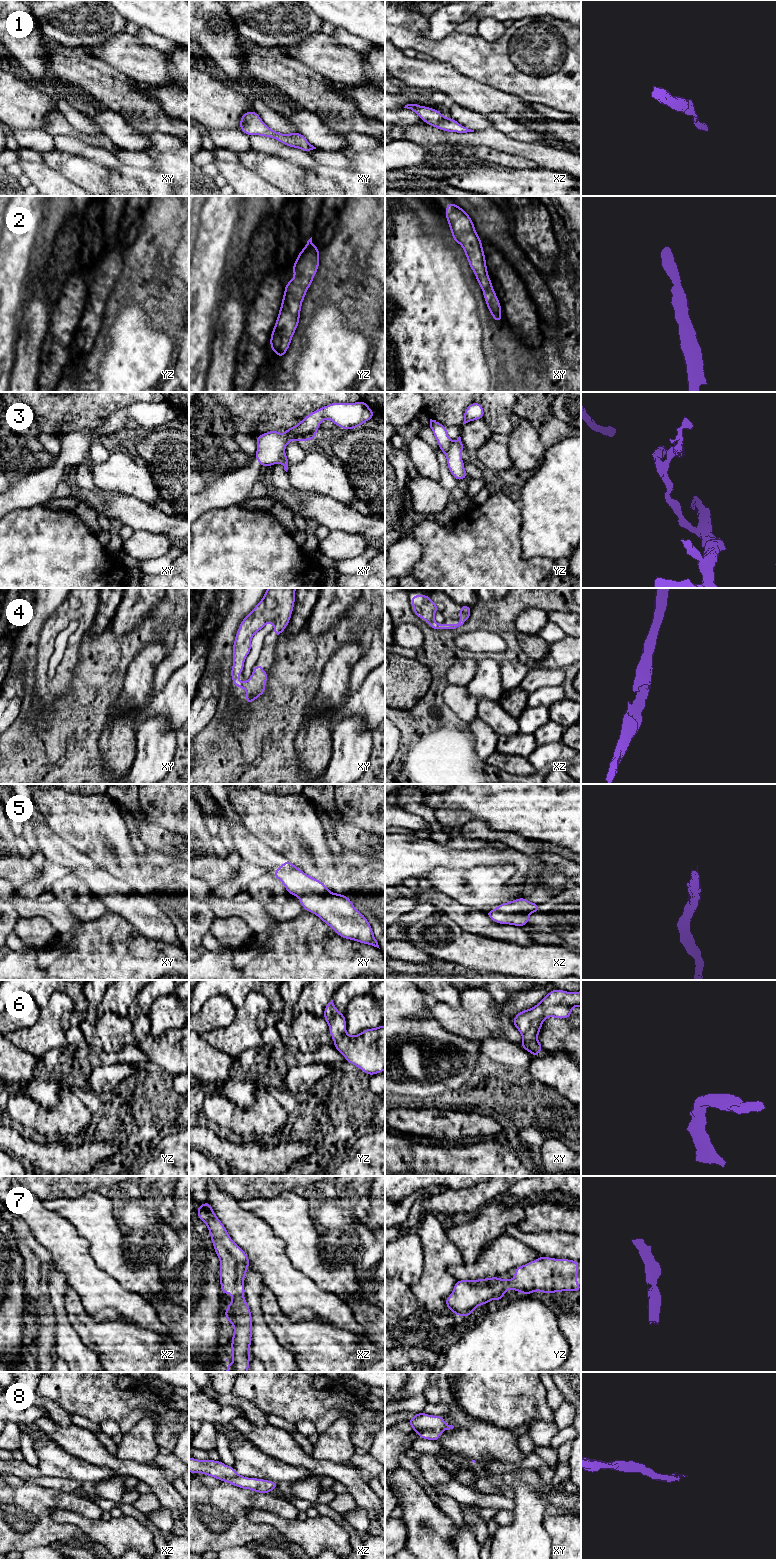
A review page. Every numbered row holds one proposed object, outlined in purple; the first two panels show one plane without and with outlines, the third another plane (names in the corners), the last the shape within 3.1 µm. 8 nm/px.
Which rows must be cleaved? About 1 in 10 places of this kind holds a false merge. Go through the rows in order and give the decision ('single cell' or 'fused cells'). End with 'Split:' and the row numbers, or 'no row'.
1: single cell
2: single cell
3: fused cells
4: single cell
5: single cell
6: single cell
7: single cell
8: single cell
Split: 3

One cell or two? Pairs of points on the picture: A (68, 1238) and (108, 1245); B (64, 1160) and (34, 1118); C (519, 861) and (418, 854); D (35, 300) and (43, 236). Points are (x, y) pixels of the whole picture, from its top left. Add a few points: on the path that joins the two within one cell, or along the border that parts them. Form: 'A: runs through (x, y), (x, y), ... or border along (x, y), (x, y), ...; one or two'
A: border along (73, 1225), (89, 1243), (89, 1254), (97, 1264); two
B: border along (50, 1138), (62, 1138), (68, 1141); two
C: runs through (494, 857), (443, 856); one
D: border along (45, 271), (35, 281), (25, 298); two

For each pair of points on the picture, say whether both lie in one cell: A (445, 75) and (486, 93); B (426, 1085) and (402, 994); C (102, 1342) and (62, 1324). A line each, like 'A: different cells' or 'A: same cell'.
A: same cell
B: same cell
C: different cells

